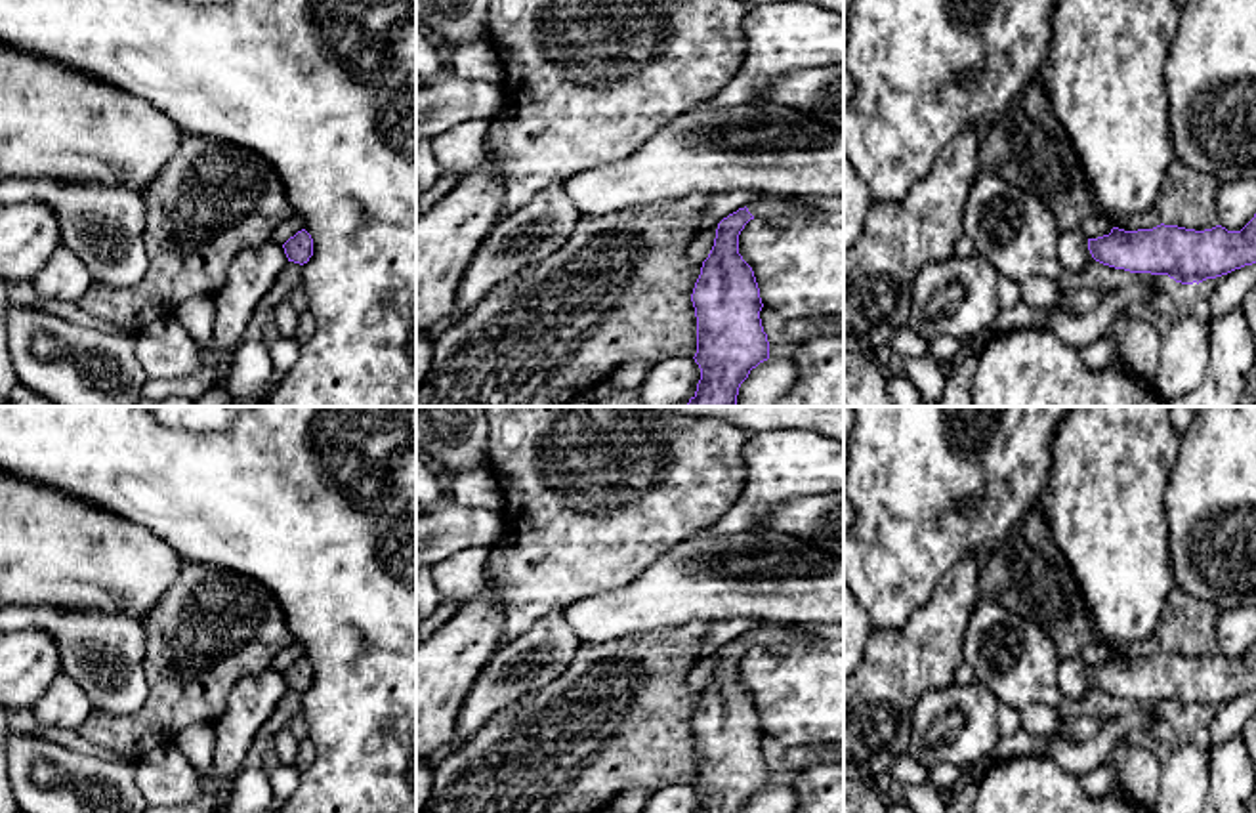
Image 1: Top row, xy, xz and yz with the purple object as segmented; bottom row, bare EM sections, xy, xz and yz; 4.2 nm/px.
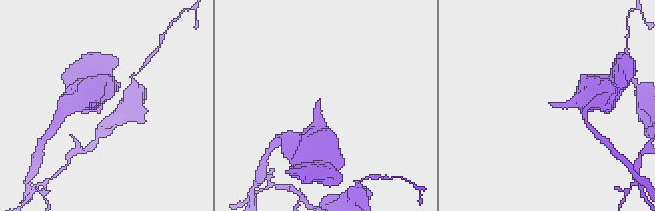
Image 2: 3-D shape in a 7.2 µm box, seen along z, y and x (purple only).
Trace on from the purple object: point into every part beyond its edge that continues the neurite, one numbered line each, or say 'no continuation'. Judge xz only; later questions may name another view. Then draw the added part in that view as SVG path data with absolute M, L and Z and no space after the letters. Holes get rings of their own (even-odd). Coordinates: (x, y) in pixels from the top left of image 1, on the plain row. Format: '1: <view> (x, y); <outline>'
1: xz (770, 634); M765 624L746 634L754 645L775 645L775 643L813 643L819 637L800 626L777 626Z

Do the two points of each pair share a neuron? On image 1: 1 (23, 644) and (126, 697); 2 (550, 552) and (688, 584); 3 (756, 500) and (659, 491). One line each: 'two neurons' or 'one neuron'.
1: two neurons
2: two neurons
3: two neurons

